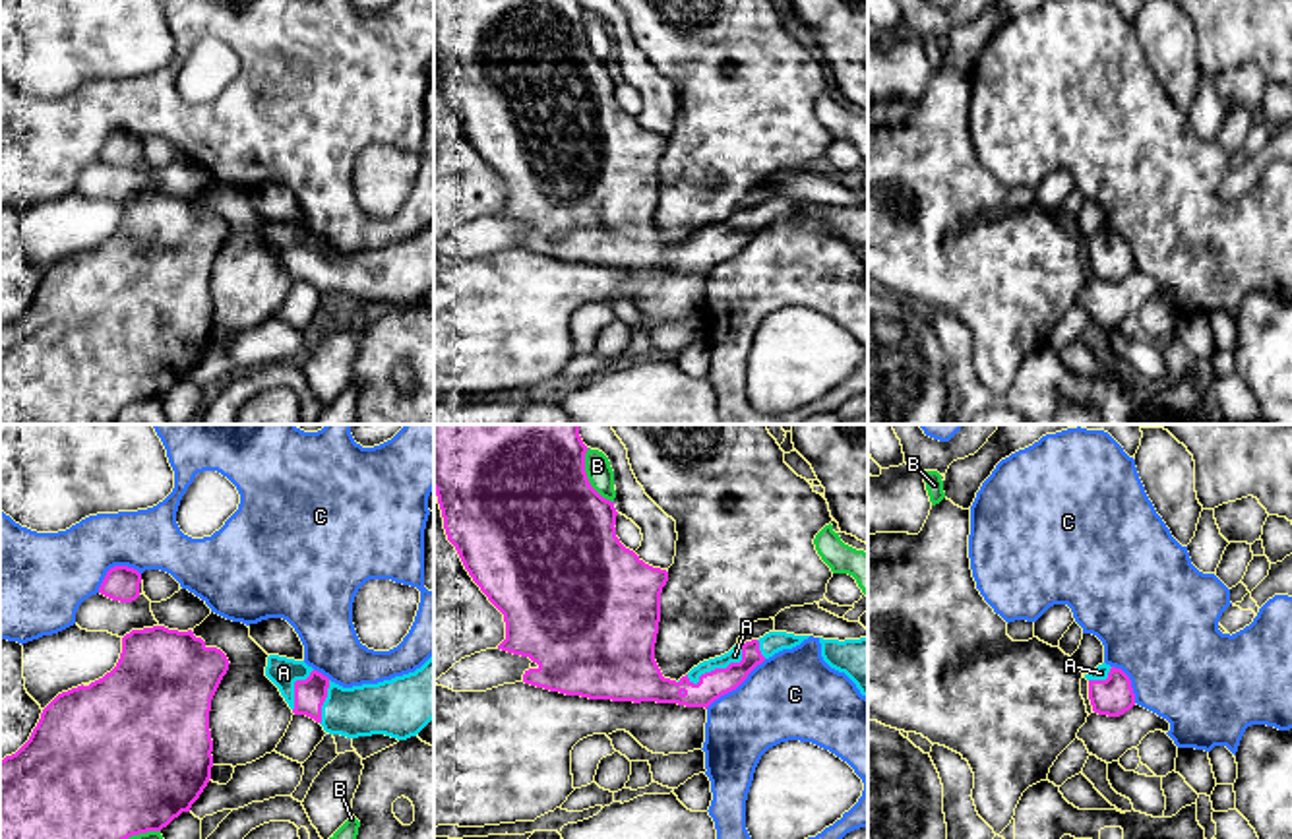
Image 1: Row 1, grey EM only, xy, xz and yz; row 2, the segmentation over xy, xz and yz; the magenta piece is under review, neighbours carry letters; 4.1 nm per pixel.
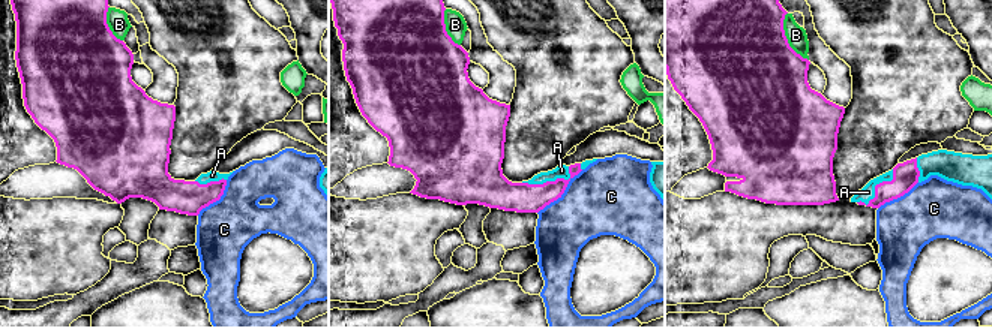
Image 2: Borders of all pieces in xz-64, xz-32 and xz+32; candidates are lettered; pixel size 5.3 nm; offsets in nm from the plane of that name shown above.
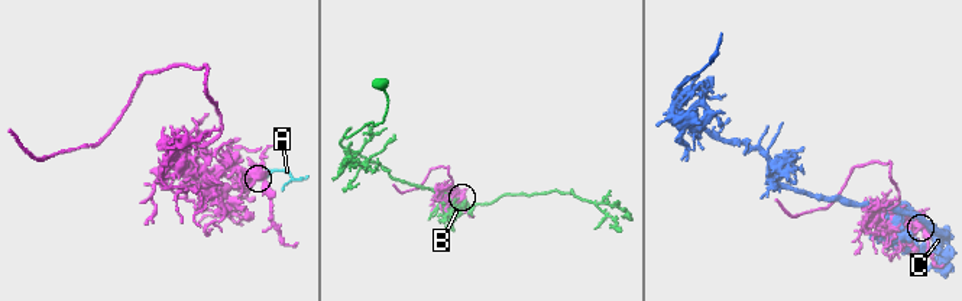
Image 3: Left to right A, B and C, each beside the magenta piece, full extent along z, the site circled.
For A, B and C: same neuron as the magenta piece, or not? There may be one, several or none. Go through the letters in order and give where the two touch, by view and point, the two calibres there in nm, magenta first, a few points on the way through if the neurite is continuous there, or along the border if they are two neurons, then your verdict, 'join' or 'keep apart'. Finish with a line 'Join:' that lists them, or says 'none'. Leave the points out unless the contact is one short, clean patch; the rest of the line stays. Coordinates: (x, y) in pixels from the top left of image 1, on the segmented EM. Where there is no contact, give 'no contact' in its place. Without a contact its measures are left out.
A: meets magenta in xz at (721, 669); 120 nm thick on the magenta side, 60 nm on the other; join
B: meets magenta in xz at (585, 477); 500 nm thick on the magenta side, 110 nm on the other; keep apart
C: meets magenta in xz at (735, 688); 120 nm thick on the magenta side, 380 nm on the other; keep apart
Join: A

